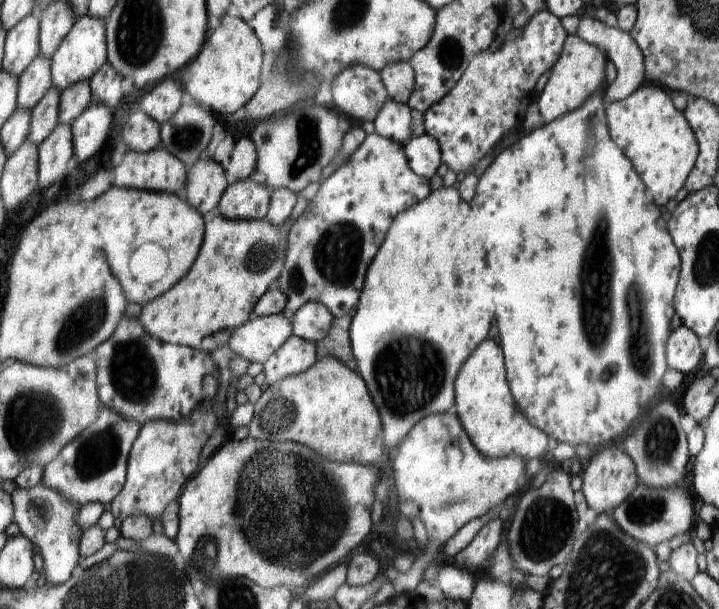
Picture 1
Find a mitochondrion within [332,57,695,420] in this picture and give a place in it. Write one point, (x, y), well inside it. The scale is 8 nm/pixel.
(597, 319)

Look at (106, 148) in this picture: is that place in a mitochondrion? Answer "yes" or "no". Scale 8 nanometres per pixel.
no

